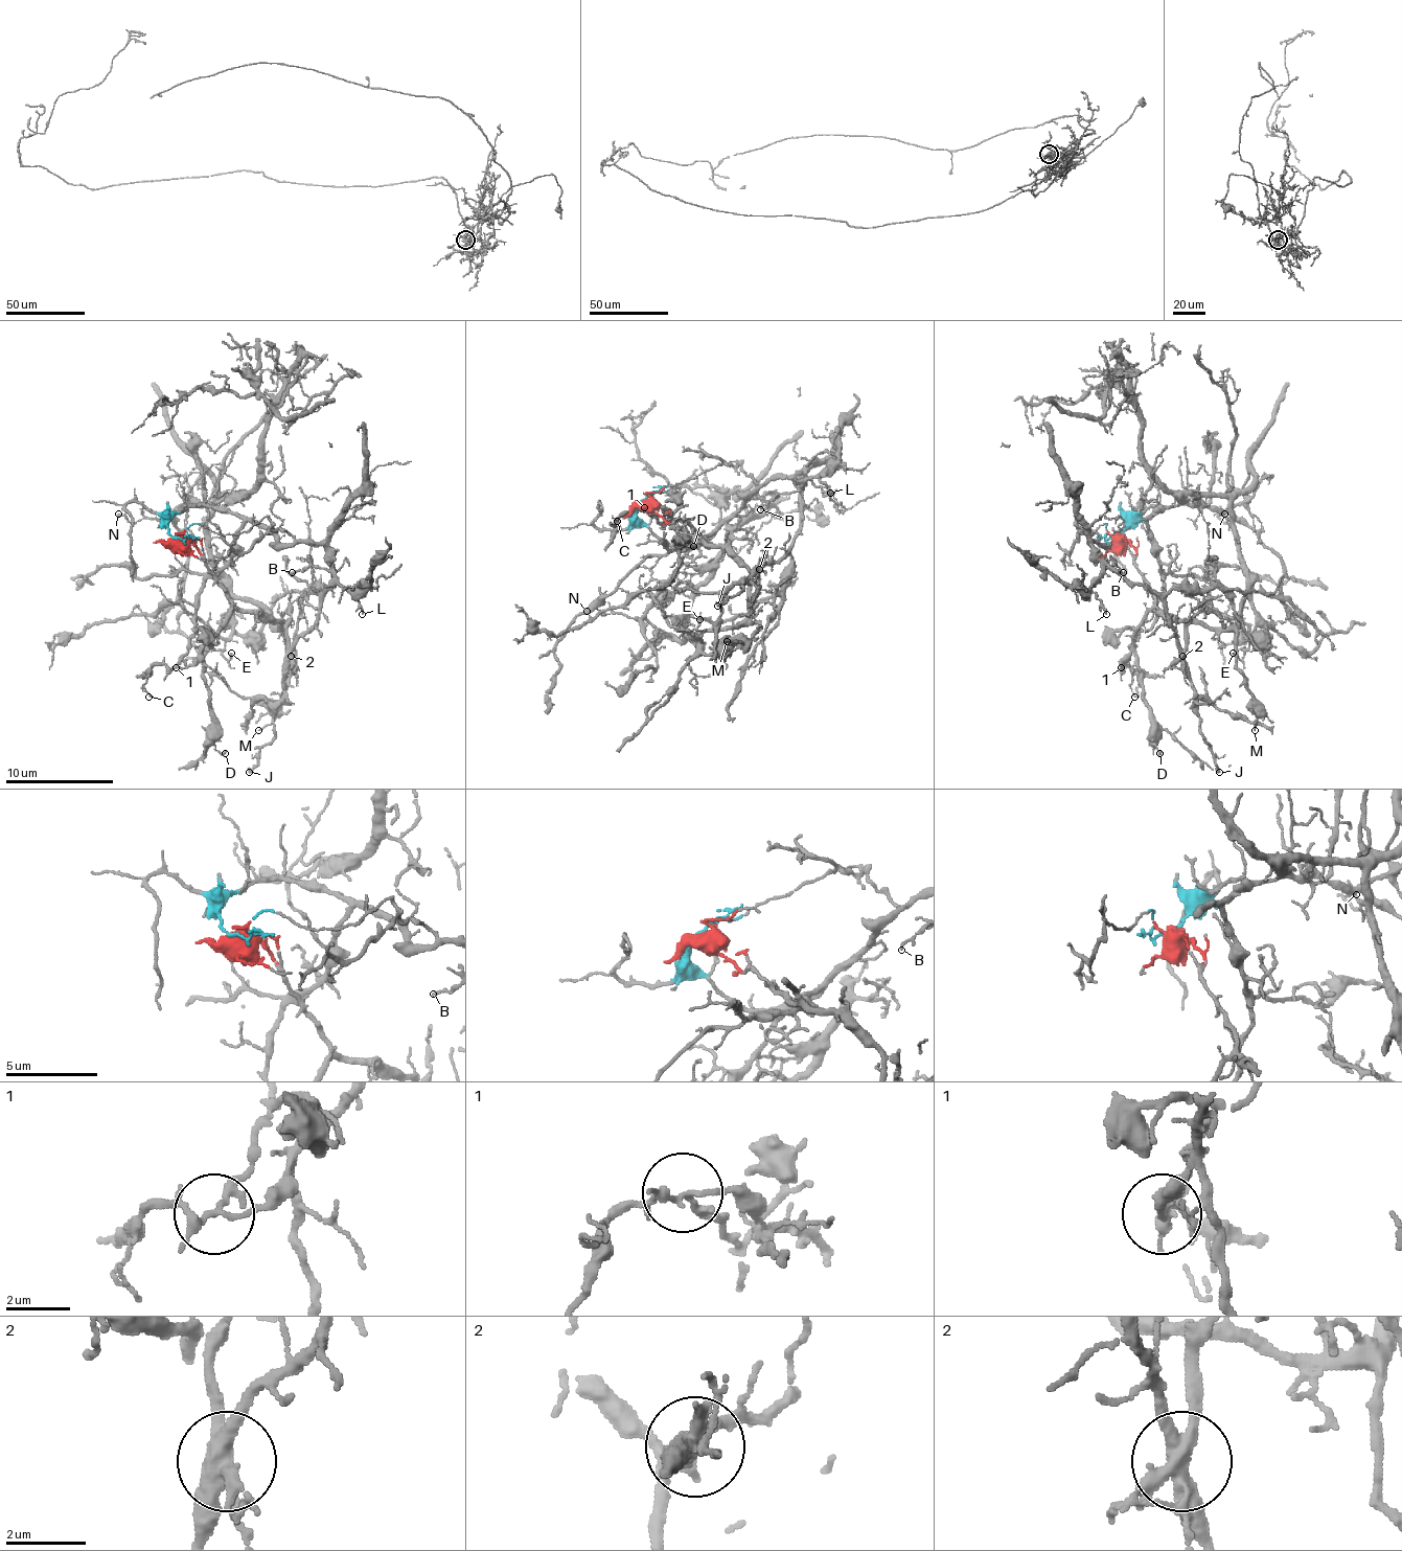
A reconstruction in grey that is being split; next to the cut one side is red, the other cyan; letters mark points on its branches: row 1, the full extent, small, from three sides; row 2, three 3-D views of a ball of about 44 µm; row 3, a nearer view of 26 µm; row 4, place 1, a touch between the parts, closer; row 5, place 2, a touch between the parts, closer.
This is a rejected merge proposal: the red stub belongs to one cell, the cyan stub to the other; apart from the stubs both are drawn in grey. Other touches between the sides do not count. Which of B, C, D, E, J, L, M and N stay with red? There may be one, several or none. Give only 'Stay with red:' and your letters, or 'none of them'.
Stay with red: C, D, E, M

